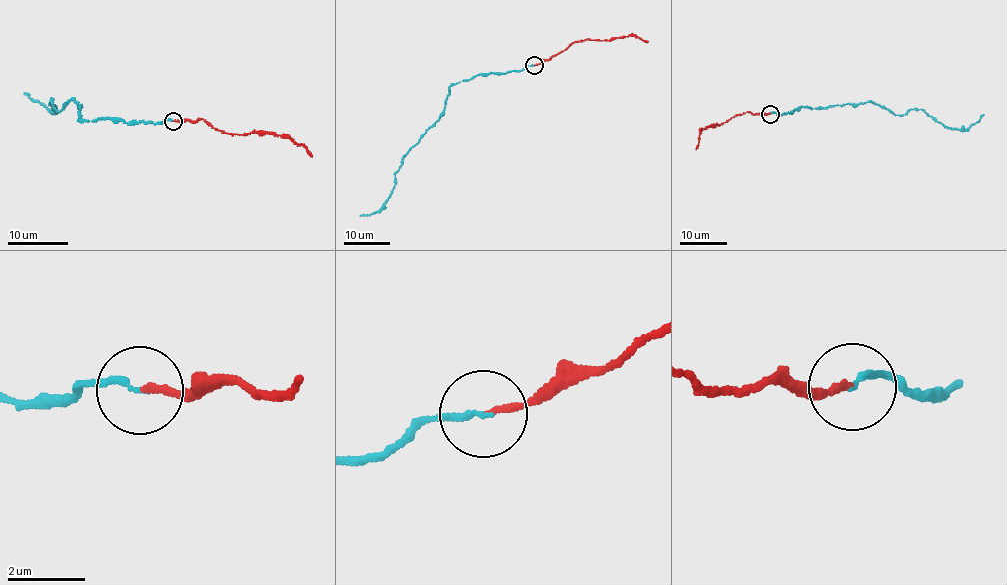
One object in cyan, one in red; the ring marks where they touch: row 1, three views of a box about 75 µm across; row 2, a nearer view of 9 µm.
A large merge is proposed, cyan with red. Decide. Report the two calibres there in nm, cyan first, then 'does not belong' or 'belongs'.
calibres 140 and 150 nm; belongs

